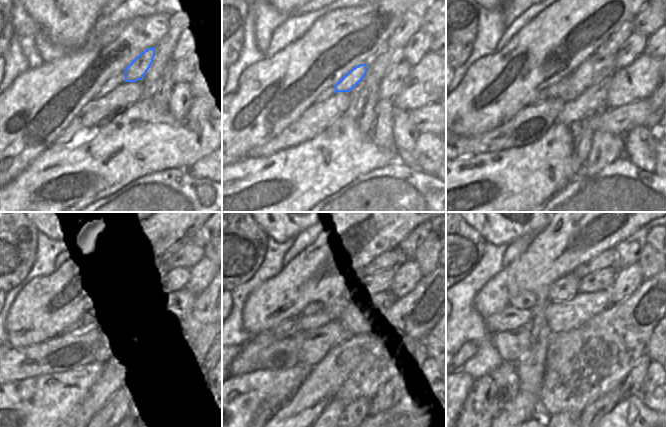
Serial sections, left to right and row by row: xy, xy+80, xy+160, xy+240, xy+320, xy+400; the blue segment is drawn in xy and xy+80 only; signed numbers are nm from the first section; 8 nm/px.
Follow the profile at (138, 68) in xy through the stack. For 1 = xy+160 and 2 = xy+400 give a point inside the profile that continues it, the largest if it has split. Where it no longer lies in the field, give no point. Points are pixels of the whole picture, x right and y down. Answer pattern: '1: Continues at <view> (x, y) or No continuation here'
1: Continues at xy+160 (557, 90)
2: Continues at xy+400 (510, 318)

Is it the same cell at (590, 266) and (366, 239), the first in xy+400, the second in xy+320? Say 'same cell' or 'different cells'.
different cells

